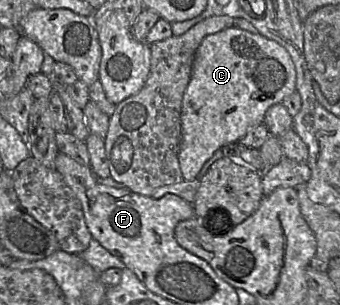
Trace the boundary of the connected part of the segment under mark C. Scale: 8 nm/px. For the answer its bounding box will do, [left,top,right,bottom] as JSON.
[178,27,296,180]

